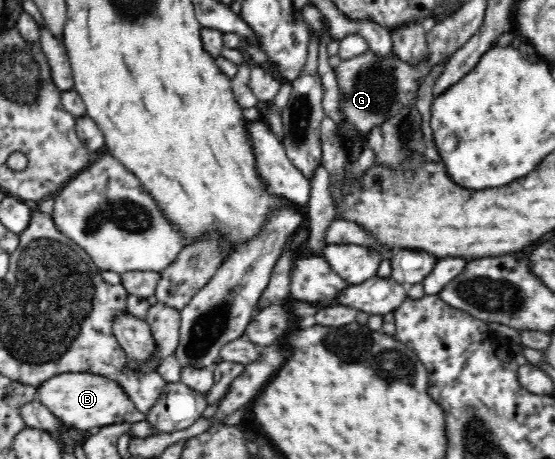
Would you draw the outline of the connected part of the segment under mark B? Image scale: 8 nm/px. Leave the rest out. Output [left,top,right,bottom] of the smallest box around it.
[35,372,145,432]

